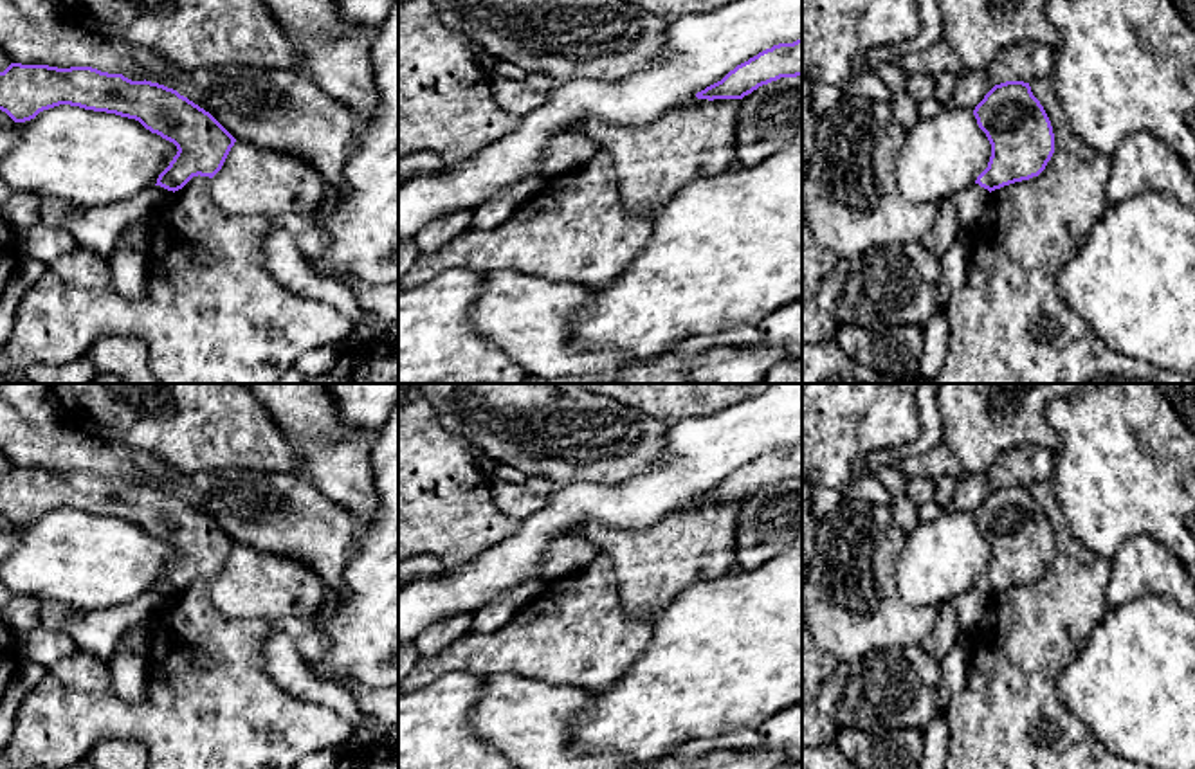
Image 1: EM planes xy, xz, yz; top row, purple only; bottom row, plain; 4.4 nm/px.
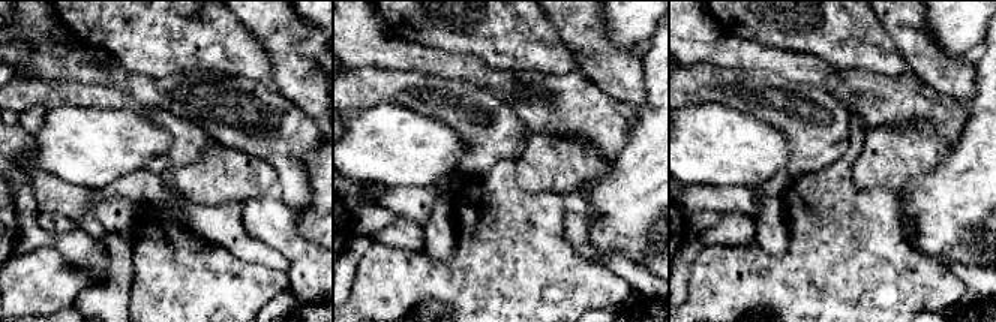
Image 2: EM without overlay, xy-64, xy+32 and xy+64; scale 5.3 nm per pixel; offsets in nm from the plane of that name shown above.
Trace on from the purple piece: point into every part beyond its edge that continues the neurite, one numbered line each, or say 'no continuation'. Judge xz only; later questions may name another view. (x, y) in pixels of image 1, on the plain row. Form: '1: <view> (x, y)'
no continuation

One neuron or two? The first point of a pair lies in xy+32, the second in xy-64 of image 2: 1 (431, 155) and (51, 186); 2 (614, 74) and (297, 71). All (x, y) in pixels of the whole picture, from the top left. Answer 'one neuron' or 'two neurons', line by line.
1: two neurons
2: one neuron

